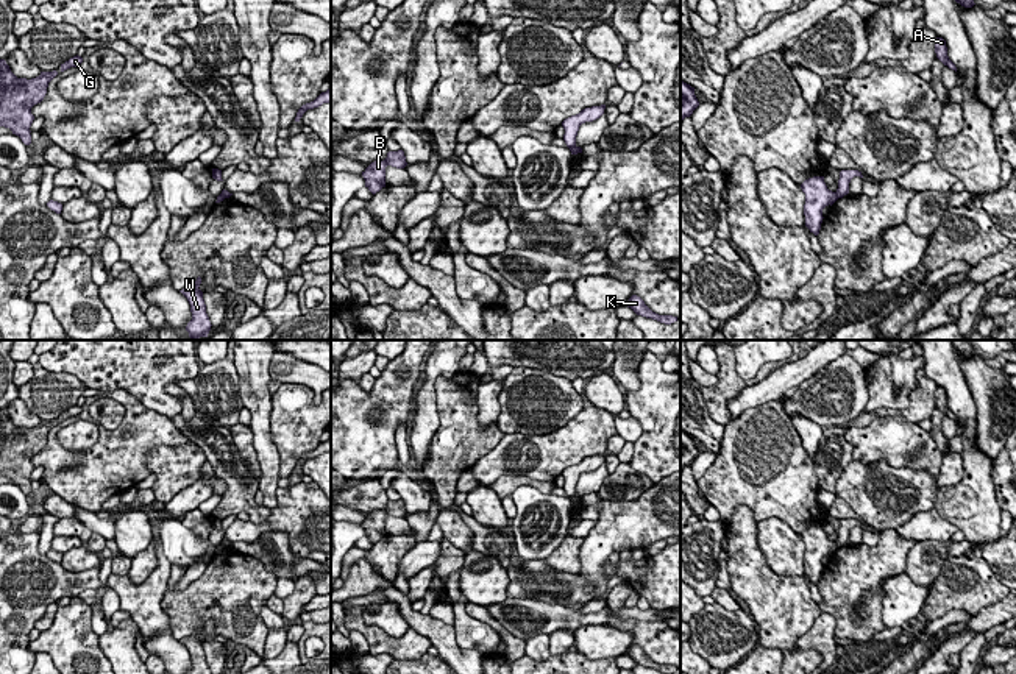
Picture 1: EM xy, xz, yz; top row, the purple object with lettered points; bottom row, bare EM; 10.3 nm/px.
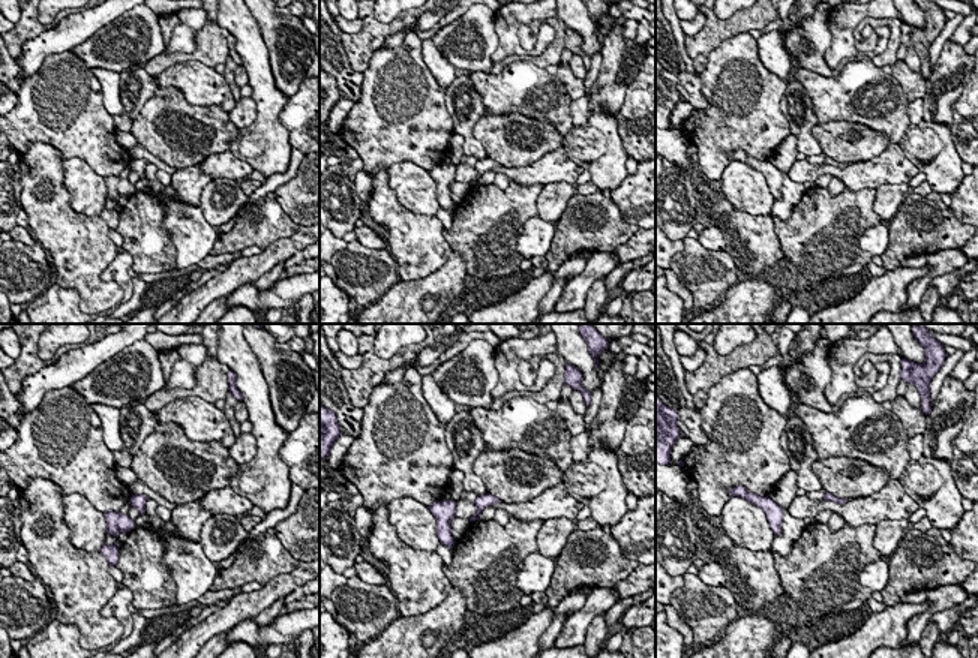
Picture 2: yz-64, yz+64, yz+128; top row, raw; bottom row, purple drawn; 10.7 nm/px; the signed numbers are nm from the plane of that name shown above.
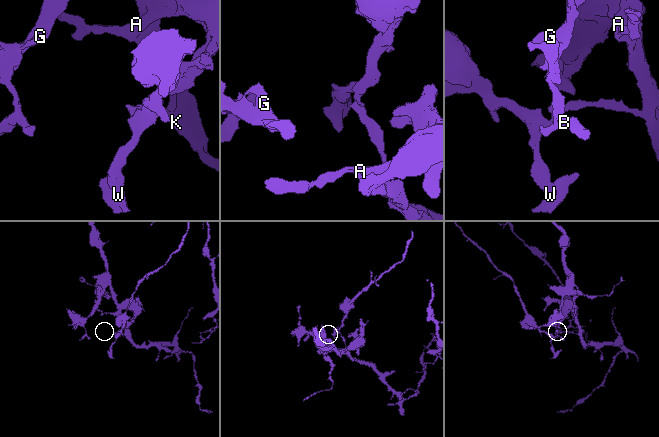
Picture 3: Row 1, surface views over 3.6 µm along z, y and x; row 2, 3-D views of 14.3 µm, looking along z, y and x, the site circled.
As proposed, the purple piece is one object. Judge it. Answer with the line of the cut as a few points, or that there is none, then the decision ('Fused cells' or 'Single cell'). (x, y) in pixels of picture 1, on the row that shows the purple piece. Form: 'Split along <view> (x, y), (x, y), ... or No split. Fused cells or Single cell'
Split along yz (834, 192), (838, 197). Fused cells

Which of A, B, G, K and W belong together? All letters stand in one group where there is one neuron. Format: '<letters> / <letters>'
A B G K / W

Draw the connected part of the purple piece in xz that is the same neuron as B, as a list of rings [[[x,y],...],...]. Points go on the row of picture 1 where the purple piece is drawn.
[[[403,150],[389,151],[384,161],[371,162],[364,172],[365,187],[375,195],[382,187],[385,187],[385,167],[392,165],[396,168],[404,168],[407,165]]]

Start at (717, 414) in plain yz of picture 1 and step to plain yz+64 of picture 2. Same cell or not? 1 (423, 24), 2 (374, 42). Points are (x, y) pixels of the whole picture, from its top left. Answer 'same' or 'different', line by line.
1: different
2: same

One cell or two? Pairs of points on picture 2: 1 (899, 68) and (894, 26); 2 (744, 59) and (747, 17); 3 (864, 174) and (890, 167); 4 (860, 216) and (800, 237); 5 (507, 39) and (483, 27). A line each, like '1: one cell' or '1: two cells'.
1: two cells
2: two cells
3: one cell
4: one cell
5: two cells

